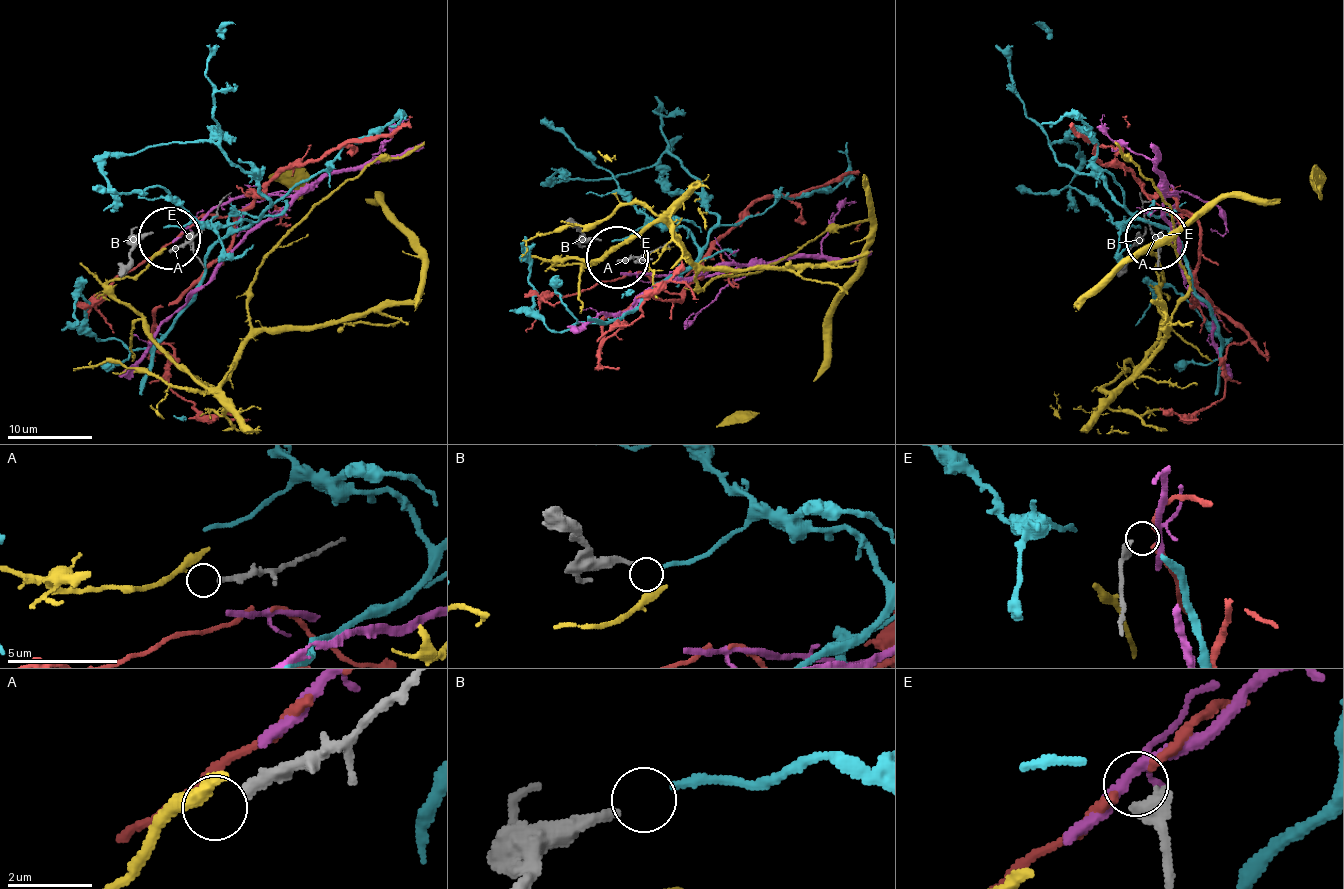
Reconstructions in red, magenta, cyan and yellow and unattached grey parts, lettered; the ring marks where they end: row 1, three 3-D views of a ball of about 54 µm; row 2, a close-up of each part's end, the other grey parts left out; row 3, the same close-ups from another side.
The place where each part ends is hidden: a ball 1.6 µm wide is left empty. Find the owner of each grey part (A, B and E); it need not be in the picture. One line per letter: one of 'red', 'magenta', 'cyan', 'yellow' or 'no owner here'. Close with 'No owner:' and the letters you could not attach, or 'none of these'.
A: no owner here
B: cyan
E: red
No owner: A

